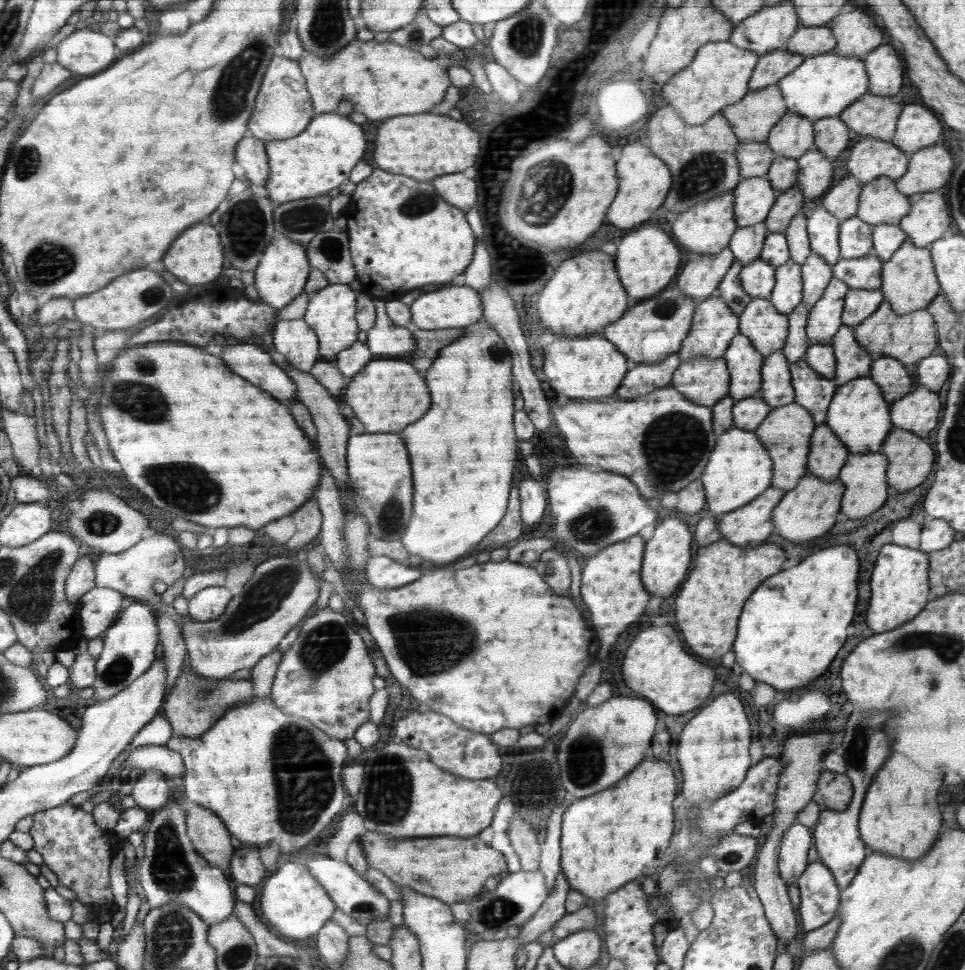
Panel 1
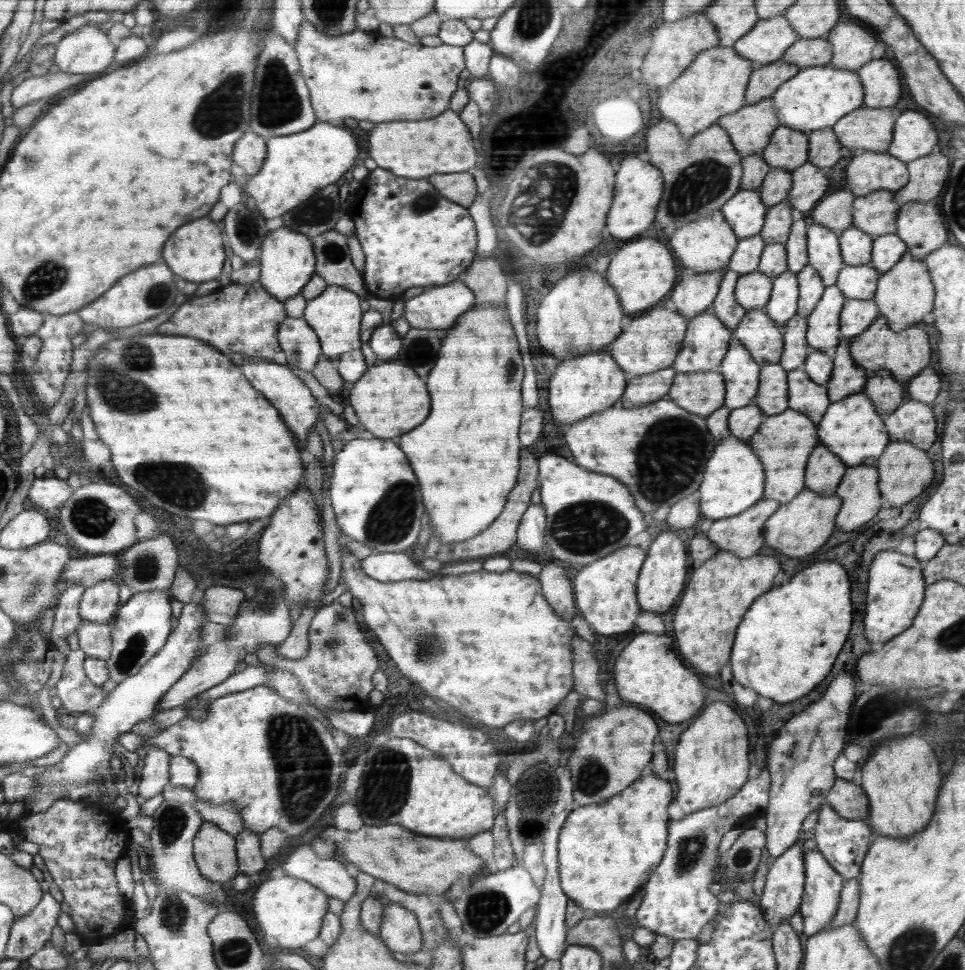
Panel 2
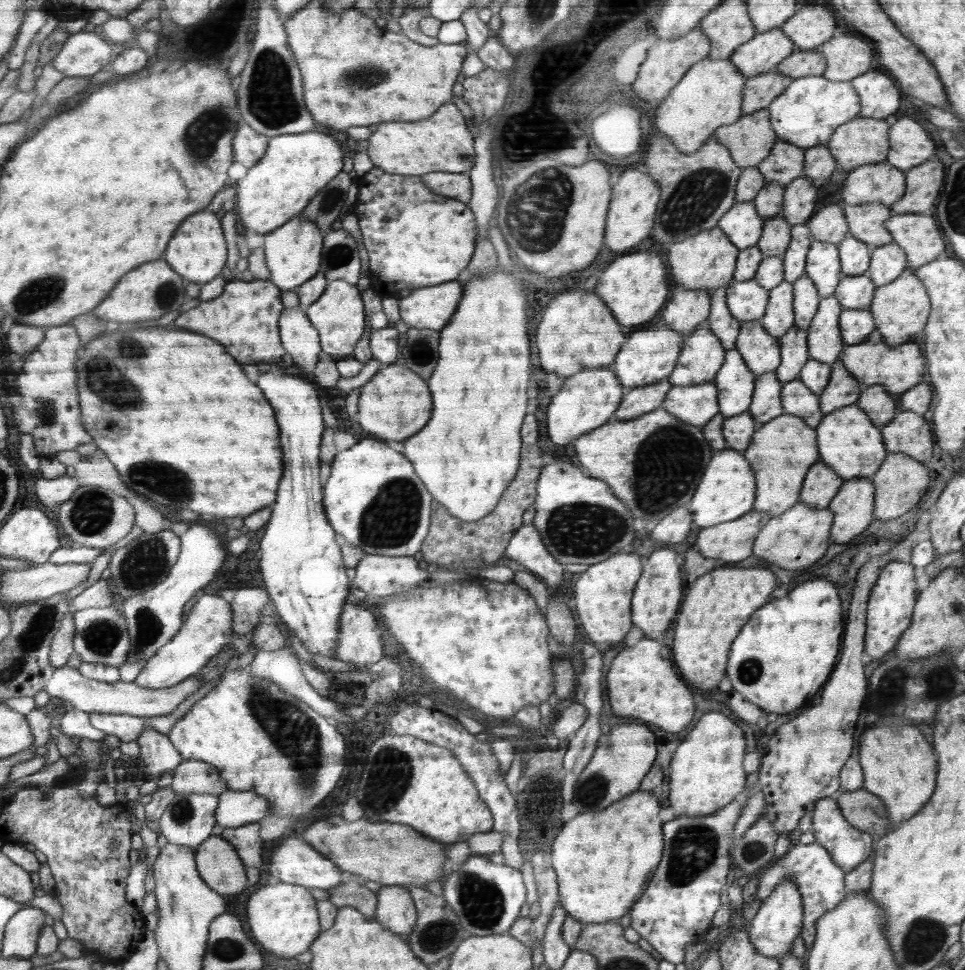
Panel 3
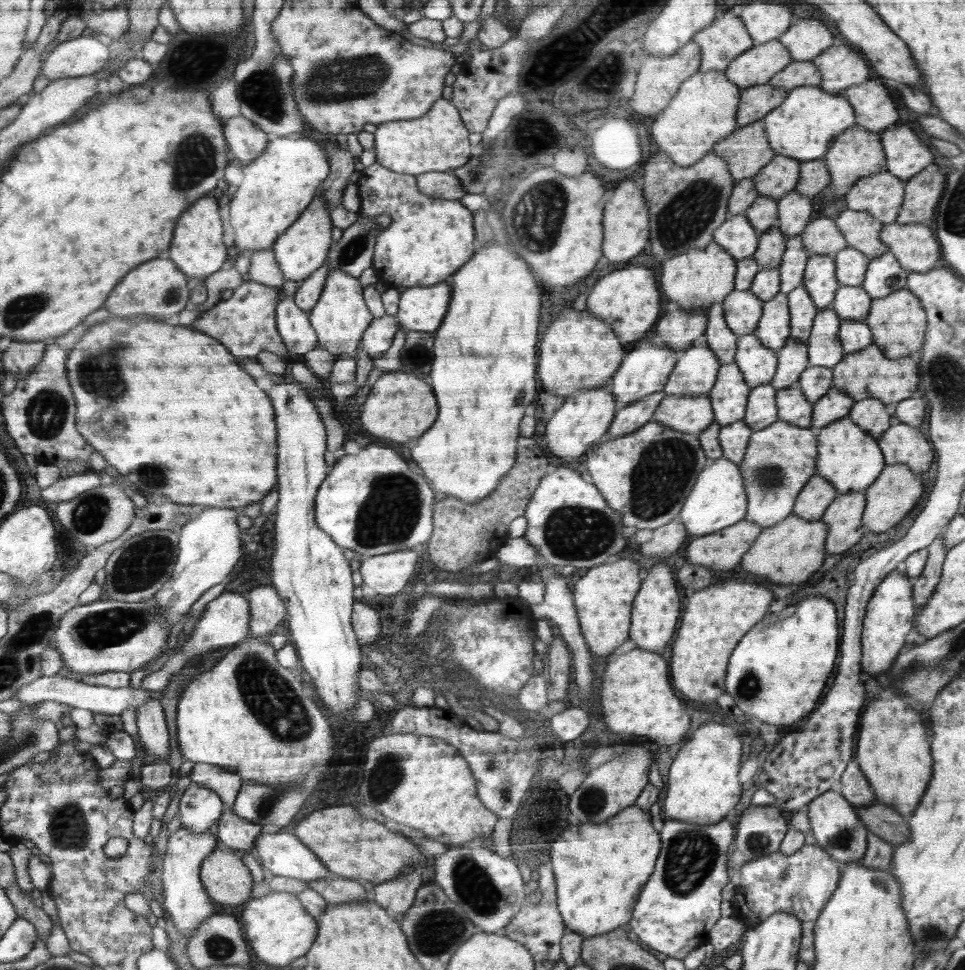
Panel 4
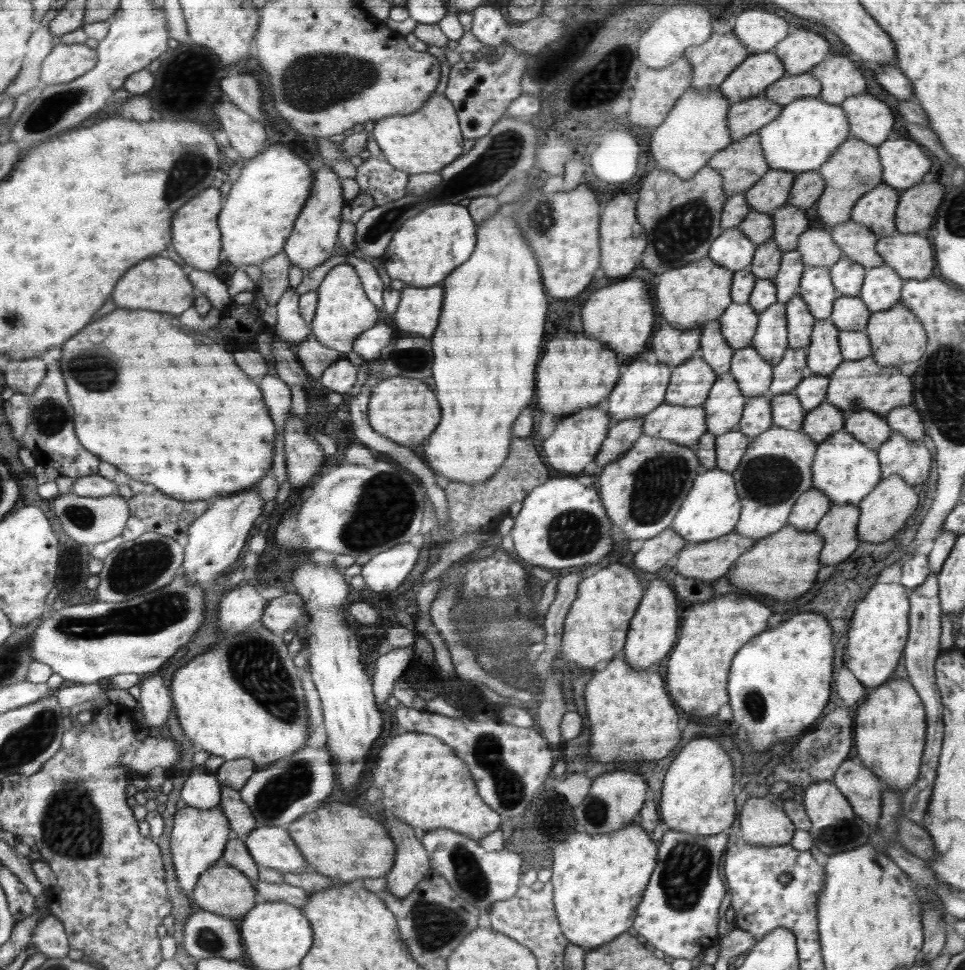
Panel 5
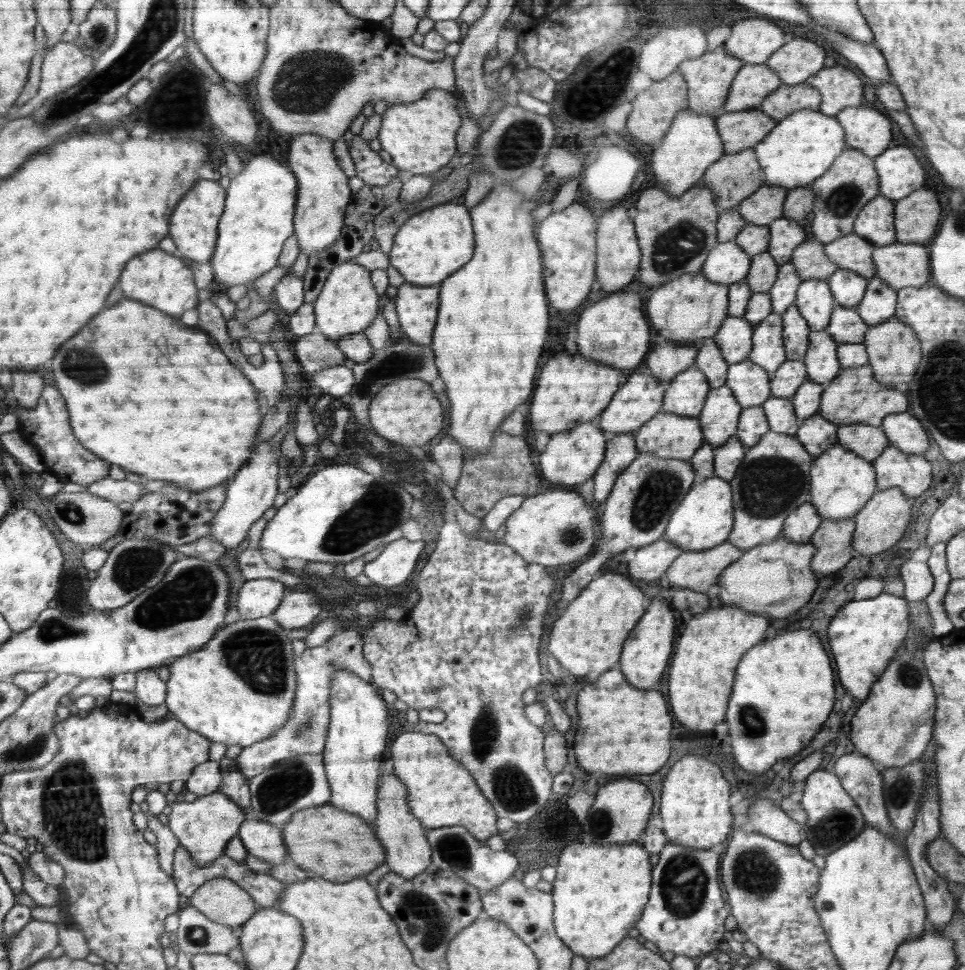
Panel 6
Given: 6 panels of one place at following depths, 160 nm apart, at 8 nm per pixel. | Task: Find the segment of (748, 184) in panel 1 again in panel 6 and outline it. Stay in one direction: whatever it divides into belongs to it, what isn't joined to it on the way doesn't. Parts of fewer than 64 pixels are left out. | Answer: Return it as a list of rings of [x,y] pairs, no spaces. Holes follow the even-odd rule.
[[[733,239],[717,243],[709,252],[701,272],[718,284],[731,285],[745,280],[751,266],[752,257]]]

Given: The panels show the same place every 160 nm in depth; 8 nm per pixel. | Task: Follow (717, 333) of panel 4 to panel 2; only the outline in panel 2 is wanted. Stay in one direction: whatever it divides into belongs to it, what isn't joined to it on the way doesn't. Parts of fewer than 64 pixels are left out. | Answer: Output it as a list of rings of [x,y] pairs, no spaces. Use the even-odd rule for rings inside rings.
[[[730,268],[726,270],[725,276],[721,280],[720,290],[717,292],[717,298],[713,300],[711,307],[712,311],[732,329],[732,332],[747,313],[747,310],[740,306],[735,298],[735,286],[738,278],[740,278],[739,272]]]

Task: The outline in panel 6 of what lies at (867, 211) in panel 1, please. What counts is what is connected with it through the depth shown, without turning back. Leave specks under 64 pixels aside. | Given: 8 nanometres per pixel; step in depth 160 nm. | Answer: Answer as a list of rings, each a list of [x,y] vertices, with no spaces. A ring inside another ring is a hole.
[[[851,233],[825,245],[829,259],[838,268],[848,268],[860,273],[863,277],[872,278],[876,275],[877,265],[873,260],[876,246],[864,237]]]

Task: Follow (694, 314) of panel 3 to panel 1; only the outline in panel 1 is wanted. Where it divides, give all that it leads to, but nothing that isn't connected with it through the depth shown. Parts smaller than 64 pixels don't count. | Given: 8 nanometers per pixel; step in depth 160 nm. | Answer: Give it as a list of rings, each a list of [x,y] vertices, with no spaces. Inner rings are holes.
[[[729,247],[718,254],[691,253],[674,285],[686,296],[693,296],[700,301],[706,299],[716,293],[734,260]]]

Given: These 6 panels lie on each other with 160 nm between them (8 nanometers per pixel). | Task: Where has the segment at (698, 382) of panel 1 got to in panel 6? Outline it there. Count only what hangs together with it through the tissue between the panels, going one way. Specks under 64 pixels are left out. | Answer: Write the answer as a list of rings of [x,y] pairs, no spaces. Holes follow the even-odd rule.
[[[660,412],[634,432],[637,452],[661,458],[690,460],[704,443],[698,417]]]

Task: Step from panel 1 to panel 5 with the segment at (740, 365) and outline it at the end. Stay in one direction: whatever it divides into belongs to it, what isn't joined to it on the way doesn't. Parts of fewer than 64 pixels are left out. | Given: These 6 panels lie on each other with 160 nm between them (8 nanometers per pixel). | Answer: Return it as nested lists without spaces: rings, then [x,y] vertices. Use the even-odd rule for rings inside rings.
[[[728,372],[713,384],[702,407],[707,413],[707,428],[716,437],[734,430],[744,414],[748,398],[741,392],[736,377]]]

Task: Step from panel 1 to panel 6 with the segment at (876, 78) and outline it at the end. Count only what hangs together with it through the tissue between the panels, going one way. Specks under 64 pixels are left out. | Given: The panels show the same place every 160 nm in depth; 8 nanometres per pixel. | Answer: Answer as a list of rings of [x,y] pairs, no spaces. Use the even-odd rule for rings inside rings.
[[[868,105],[858,108],[849,107],[836,116],[844,126],[848,148],[860,149],[868,157],[878,157],[888,149],[892,138],[890,120],[881,110]]]

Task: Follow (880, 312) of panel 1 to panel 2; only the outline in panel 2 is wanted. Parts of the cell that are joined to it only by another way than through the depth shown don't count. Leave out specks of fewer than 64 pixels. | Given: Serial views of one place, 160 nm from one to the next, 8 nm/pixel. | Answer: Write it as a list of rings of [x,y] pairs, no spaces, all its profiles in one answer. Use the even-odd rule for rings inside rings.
[[[879,316],[864,332],[854,336],[851,341],[852,357],[858,366],[866,369],[870,376],[888,370],[900,384],[907,384],[925,370],[932,358],[928,334],[918,324],[913,324],[904,331],[894,332],[885,316]]]

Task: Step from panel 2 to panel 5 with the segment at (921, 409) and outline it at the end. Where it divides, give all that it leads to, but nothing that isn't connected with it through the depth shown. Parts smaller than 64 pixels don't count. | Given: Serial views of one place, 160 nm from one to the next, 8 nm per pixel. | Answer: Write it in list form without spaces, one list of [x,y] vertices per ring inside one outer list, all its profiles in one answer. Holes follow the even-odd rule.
[[[893,432],[877,450],[883,478],[892,475],[904,477],[914,487],[928,478],[932,466],[932,454],[923,441],[908,442],[906,436]]]

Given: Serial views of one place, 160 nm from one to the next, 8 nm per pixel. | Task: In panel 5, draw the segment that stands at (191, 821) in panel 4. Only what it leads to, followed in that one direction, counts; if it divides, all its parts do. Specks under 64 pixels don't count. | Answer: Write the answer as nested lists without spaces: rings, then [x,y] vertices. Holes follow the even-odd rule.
[[[195,765],[180,793],[180,798],[192,808],[209,809],[221,804],[221,784],[204,765]]]

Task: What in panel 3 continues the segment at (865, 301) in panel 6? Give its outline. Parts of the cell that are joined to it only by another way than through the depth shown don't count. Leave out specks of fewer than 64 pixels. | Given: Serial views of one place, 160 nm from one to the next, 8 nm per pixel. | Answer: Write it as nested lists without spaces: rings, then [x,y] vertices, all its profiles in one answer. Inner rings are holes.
[[[896,243],[885,244],[872,250],[871,259],[865,275],[874,286],[886,286],[907,268],[907,256]]]

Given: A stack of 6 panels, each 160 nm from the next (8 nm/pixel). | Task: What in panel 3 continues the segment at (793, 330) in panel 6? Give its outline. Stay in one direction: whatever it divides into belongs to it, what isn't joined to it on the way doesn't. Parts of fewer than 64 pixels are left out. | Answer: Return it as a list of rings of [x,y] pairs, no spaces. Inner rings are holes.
[[[805,274],[793,284],[794,326],[807,330],[816,314],[820,296],[817,288]]]

